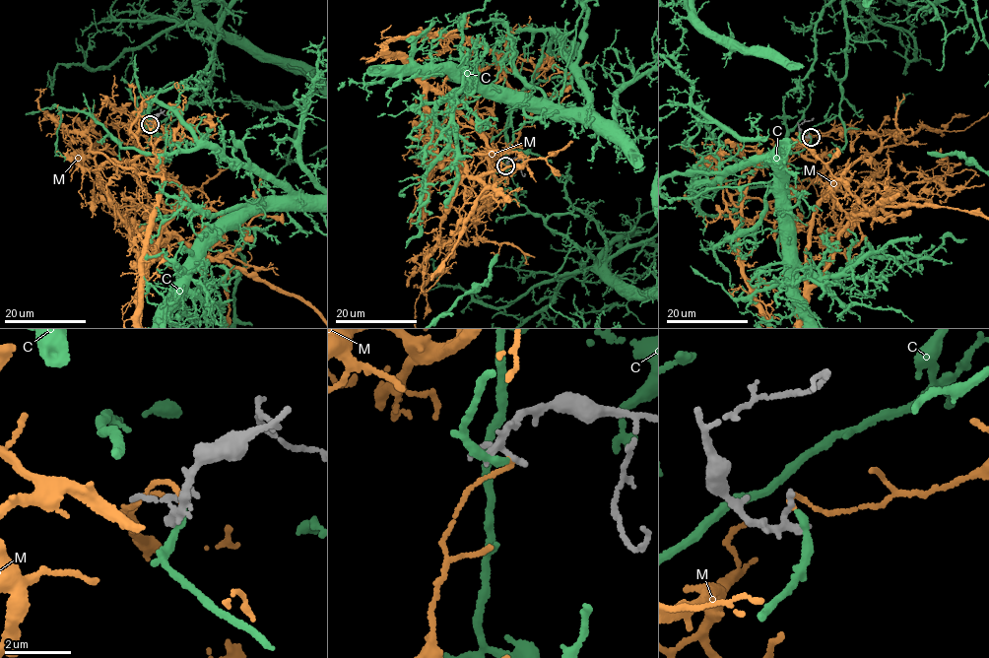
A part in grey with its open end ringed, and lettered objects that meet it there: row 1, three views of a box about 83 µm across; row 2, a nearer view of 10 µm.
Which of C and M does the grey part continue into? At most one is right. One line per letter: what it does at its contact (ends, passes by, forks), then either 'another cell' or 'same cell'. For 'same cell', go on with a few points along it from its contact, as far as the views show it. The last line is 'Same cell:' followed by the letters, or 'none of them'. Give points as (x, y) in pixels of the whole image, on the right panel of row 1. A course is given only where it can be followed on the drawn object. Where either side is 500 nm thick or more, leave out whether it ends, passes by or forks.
C: it ends | another cell
M: it ends | another cell
Same cell: none of them

